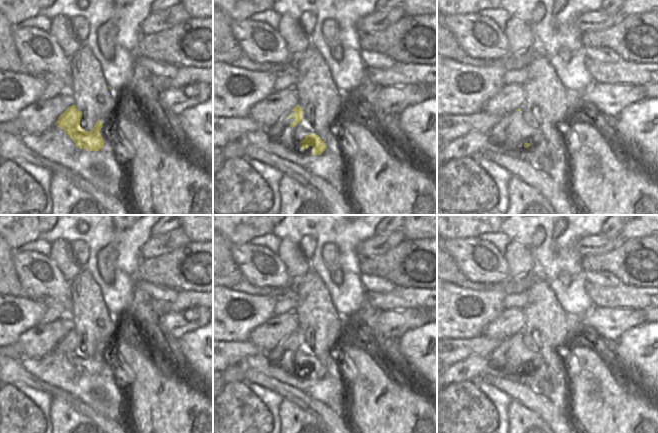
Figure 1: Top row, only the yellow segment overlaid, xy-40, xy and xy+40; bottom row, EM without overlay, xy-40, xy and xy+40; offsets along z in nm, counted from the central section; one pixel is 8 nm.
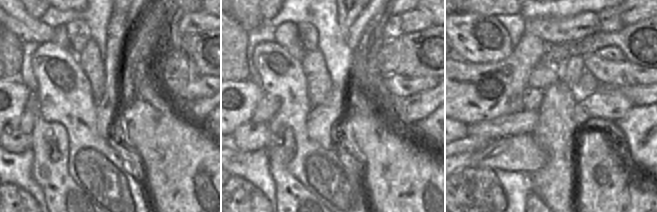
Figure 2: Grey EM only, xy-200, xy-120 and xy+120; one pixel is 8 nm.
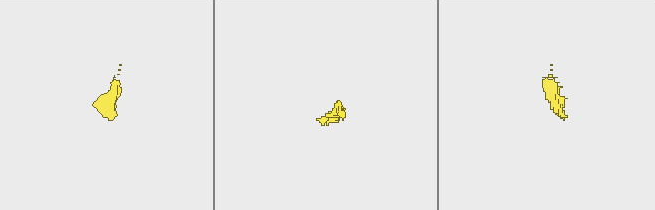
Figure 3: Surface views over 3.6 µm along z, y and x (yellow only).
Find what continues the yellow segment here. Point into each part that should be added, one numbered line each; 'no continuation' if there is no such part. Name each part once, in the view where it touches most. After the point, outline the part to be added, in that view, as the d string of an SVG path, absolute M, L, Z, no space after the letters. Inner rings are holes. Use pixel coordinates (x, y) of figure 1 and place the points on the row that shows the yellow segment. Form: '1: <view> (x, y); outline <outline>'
1: xy (281, 131); outline M289 111L285 116L278 119L273 125L267 127L266 134L271 139L275 139L291 149L299 149L300 142L305 139L305 136L311 135L314 132L307 129L302 122L292 128L290 125L294 122L294 118L287 118L292 114L295 114L295 112Z

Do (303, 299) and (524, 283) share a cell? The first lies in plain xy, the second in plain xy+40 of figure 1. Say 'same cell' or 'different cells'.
different cells

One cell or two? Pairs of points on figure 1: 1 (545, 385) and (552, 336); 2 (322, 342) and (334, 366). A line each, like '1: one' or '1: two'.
1: one
2: one

